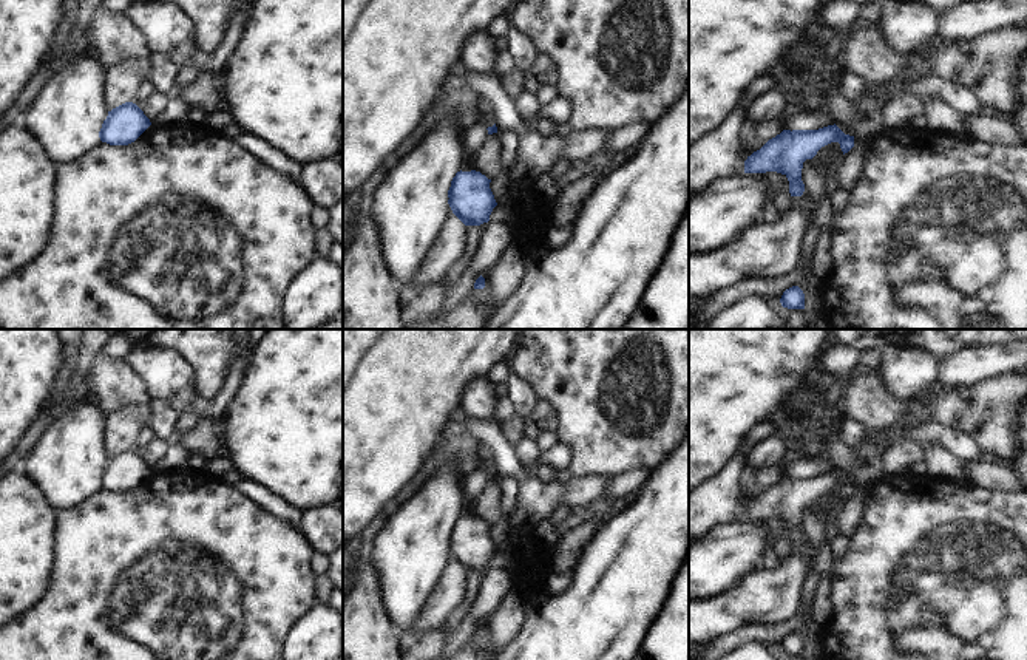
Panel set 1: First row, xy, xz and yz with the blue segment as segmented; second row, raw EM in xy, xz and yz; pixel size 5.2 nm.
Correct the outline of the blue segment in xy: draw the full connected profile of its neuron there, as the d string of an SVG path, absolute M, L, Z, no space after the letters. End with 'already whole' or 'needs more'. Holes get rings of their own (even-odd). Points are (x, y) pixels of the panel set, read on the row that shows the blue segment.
M125 102L111 111L102 124L99 138L110 145L128 145L134 142L148 127L150 119L133 102Z; already whole

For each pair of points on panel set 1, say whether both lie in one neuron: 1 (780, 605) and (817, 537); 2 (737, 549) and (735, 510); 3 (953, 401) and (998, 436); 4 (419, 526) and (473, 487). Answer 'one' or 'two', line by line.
1: two
2: two
3: one
4: two

